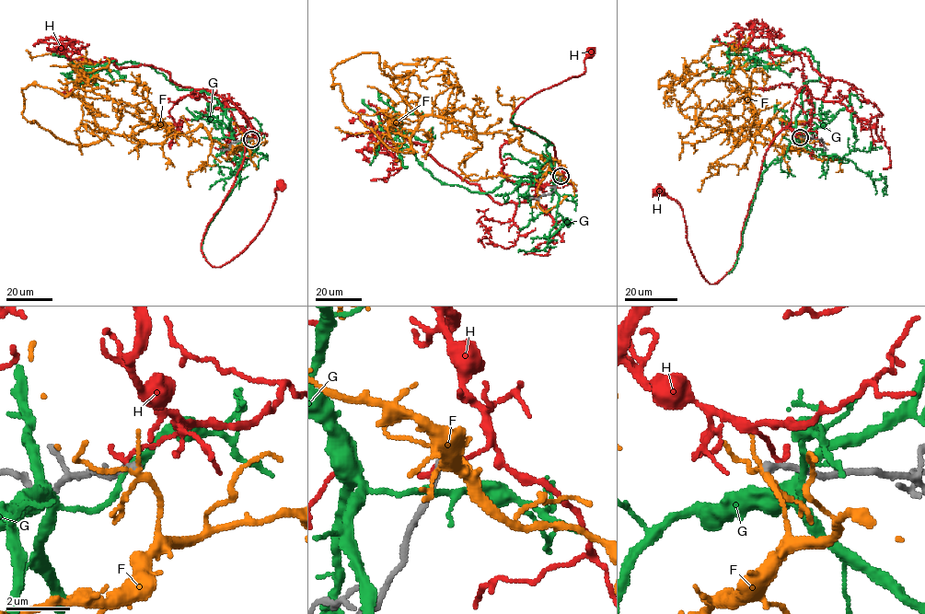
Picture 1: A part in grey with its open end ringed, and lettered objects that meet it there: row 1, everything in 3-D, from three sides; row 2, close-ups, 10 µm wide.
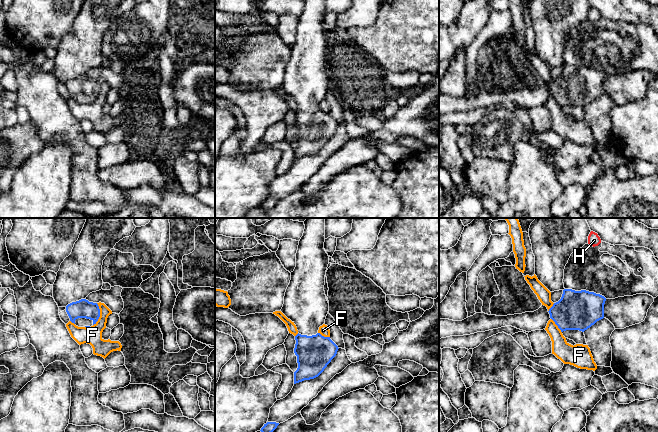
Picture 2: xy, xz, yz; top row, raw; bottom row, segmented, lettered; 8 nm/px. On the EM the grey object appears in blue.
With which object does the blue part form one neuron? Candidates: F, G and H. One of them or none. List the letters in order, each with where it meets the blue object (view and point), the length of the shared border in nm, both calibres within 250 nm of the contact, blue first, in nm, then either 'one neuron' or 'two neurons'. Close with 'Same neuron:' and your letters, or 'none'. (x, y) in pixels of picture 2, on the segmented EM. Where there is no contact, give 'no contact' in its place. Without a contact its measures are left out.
F: xy (99, 314) | 190 nm | 150/150 nm | two neurons
G: no contact | two neurons
H: no contact | two neurons
Same neuron: none

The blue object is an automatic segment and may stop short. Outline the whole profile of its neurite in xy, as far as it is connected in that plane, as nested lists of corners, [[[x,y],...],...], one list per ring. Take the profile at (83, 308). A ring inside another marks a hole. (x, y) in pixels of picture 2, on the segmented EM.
[[[81,299],[66,306],[66,312],[70,321],[78,327],[91,327],[100,317],[100,309],[97,303]]]

